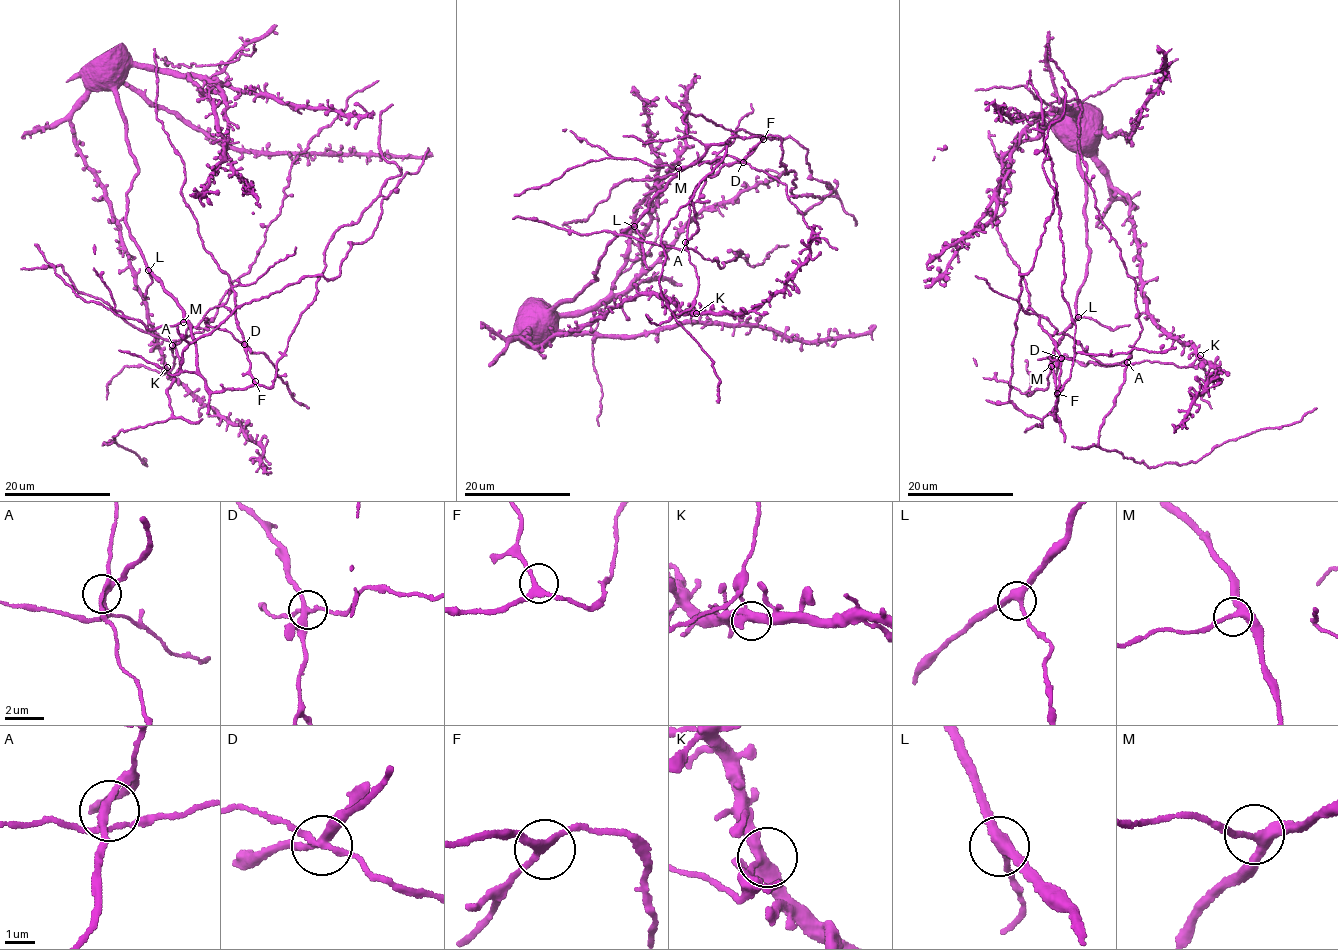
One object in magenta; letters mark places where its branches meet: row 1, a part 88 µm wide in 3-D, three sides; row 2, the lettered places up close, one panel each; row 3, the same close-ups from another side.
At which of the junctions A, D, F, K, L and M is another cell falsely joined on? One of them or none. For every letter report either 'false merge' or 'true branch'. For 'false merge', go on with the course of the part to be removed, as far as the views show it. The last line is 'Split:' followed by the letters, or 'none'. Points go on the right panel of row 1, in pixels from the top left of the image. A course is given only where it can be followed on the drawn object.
A: true branch
D: false merge | (1062, 358), (1071, 359), (1077, 352), (1111, 355), (1128, 353), (1133, 348), (1161, 353), (1175, 349)
F: true branch
K: true branch
L: true branch
M: true branch
Split: D

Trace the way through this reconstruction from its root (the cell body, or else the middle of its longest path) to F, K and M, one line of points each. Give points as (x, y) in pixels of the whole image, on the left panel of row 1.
F: (158, 277), (164, 292), (183, 310), (195, 342), (197, 371), (205, 385), (215, 392), (241, 390), (255, 381)
K: (158, 277), (183, 310), (205, 385), (215, 392), (253, 382), (236, 315), (223, 306), (188, 329), (167, 367)
M: (158, 277), (164, 292), (181, 307), (183, 322)

